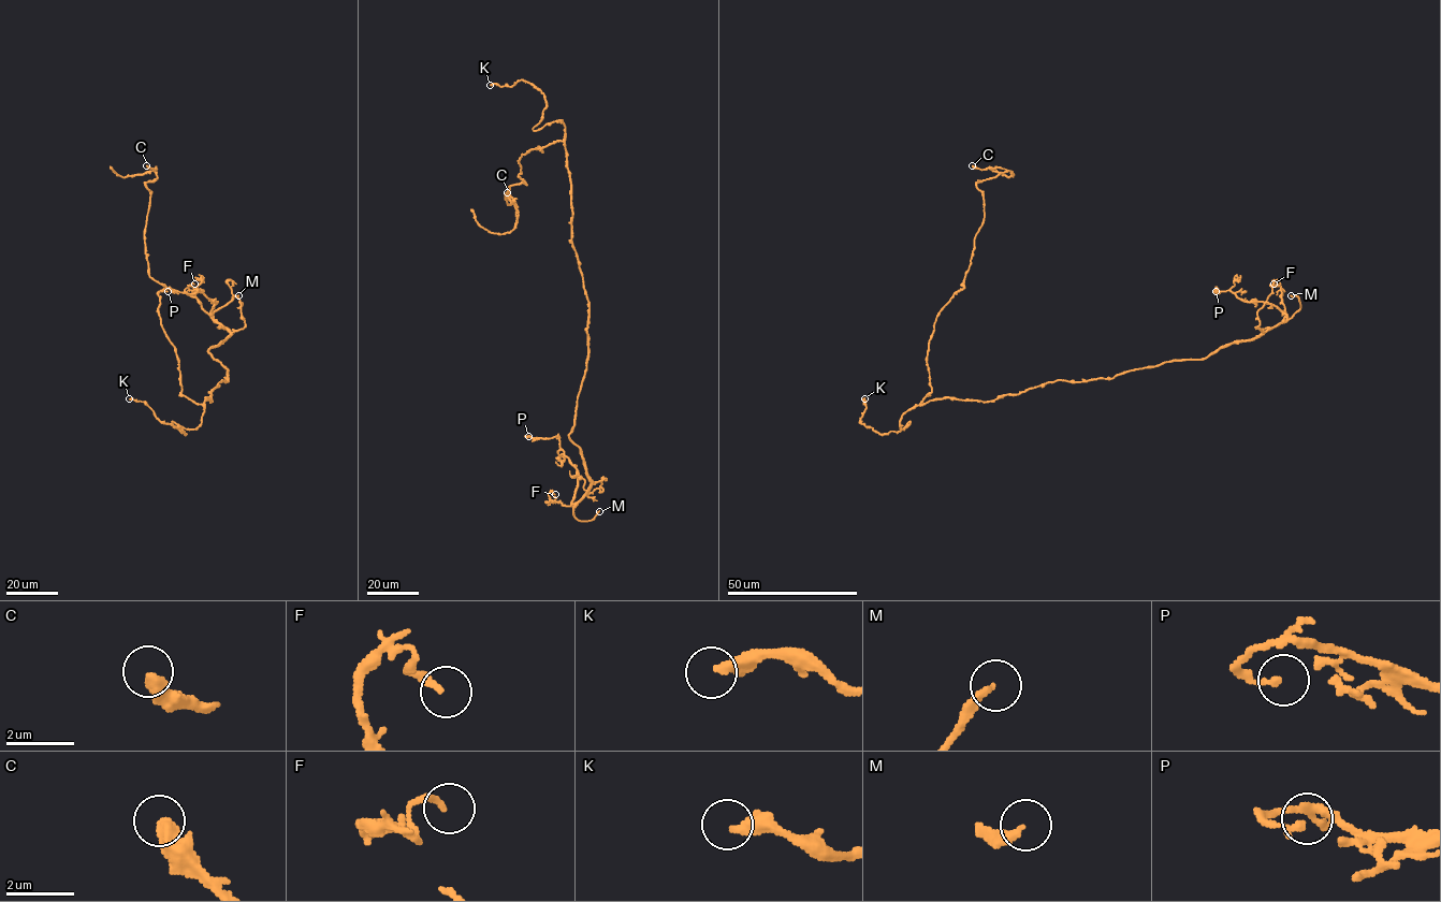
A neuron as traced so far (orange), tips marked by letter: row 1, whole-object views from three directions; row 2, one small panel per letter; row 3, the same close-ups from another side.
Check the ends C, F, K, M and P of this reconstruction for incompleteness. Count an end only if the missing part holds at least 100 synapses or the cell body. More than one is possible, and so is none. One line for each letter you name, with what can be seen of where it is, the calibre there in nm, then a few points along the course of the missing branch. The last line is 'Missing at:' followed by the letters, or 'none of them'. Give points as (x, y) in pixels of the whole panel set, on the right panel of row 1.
K: at (864, 398); 360 nm thick; missing branch runs (864, 398), (877, 393), (894, 396), (913, 410), (923, 434), (917, 455), (928, 453), (927, 432)
M: at (1291, 295); 240 nm thick; missing branch runs (1291, 295), (1278, 295), (1267, 272), (1248, 272)
Missing at: K, M

